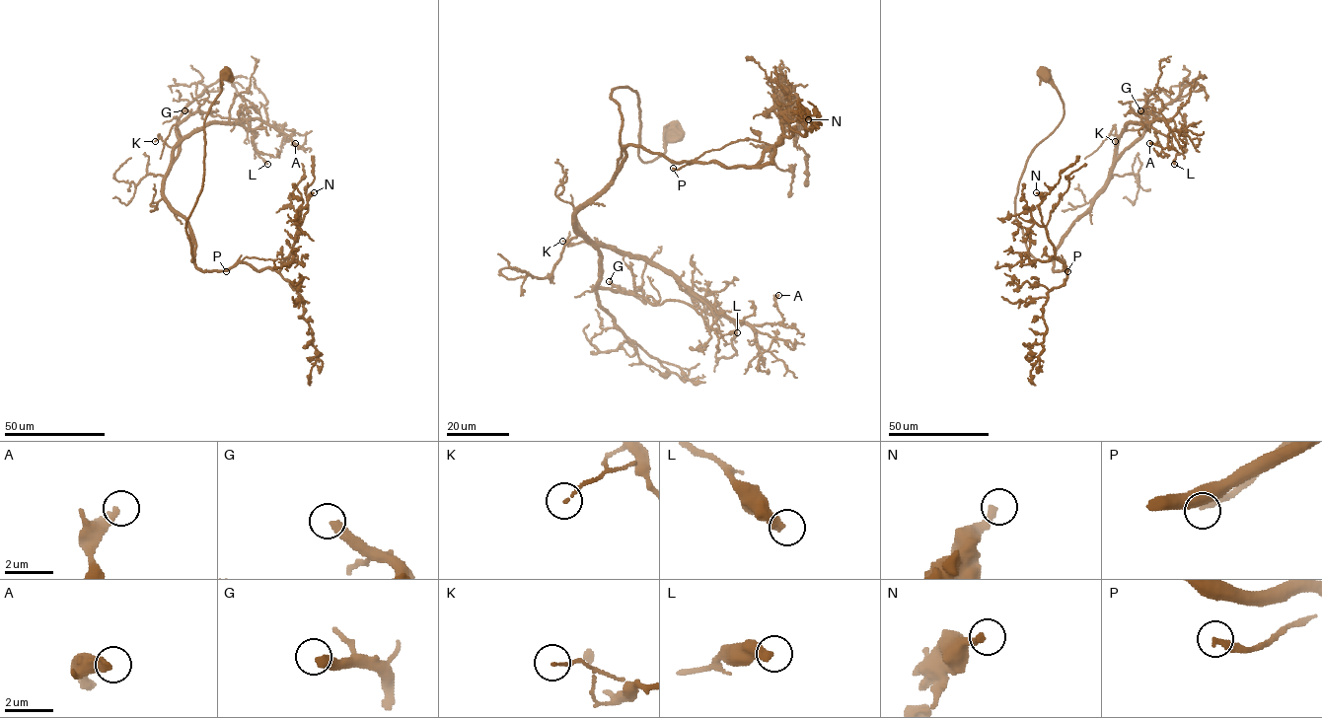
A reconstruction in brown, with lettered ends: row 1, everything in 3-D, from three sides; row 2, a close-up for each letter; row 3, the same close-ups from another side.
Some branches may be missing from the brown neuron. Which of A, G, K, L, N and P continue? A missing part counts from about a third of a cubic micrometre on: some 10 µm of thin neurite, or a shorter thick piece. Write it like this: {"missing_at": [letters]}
{"missing_at": ["L", "N", "P"]}

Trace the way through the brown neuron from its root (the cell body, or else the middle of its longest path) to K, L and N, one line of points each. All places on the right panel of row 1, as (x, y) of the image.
K: (1045, 73), (1064, 115), (1031, 154), (1015, 198), (1034, 257), (1050, 261), (1090, 206), (1115, 141)
L: (1045, 73), (1064, 115), (1015, 198), (1034, 257), (1050, 261), (1090, 206), (1129, 123), (1166, 135), (1174, 164)
N: (1045, 73), (1064, 115), (1028, 159), (1015, 216), (1028, 251), (1062, 270), (1036, 192)

